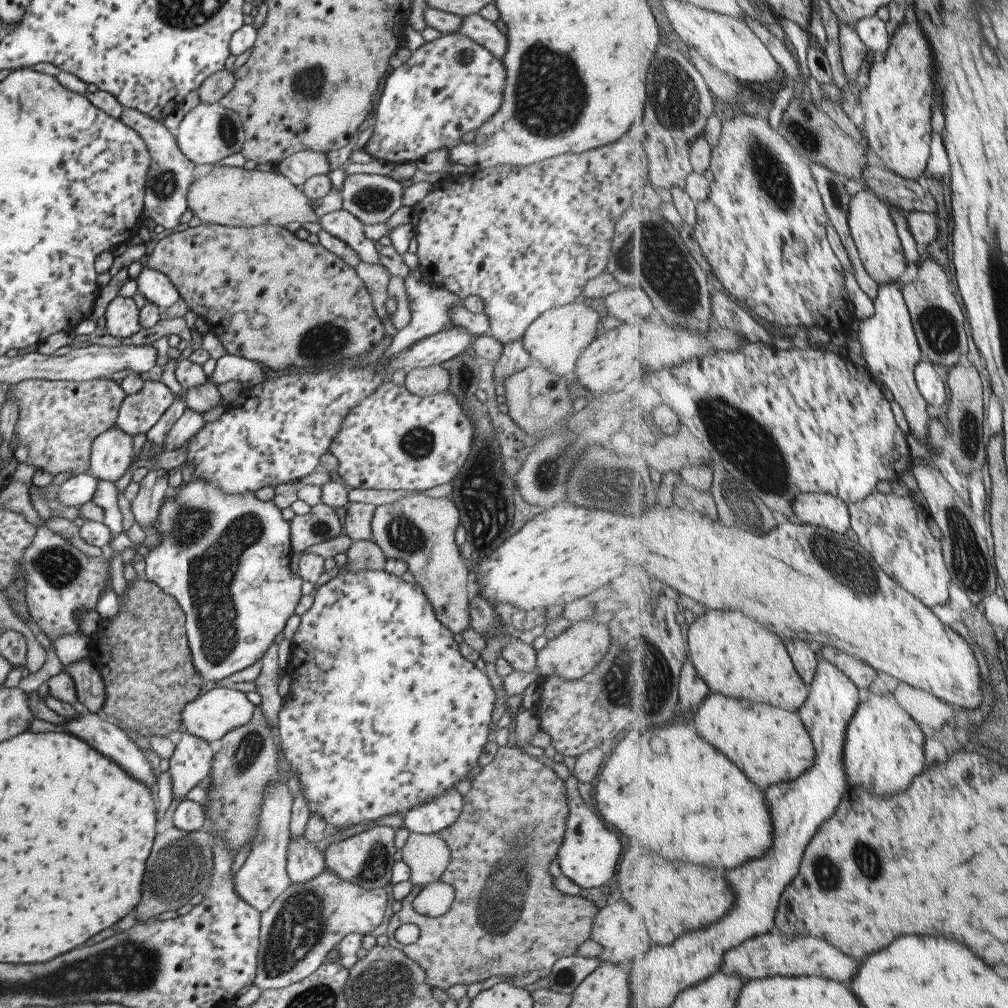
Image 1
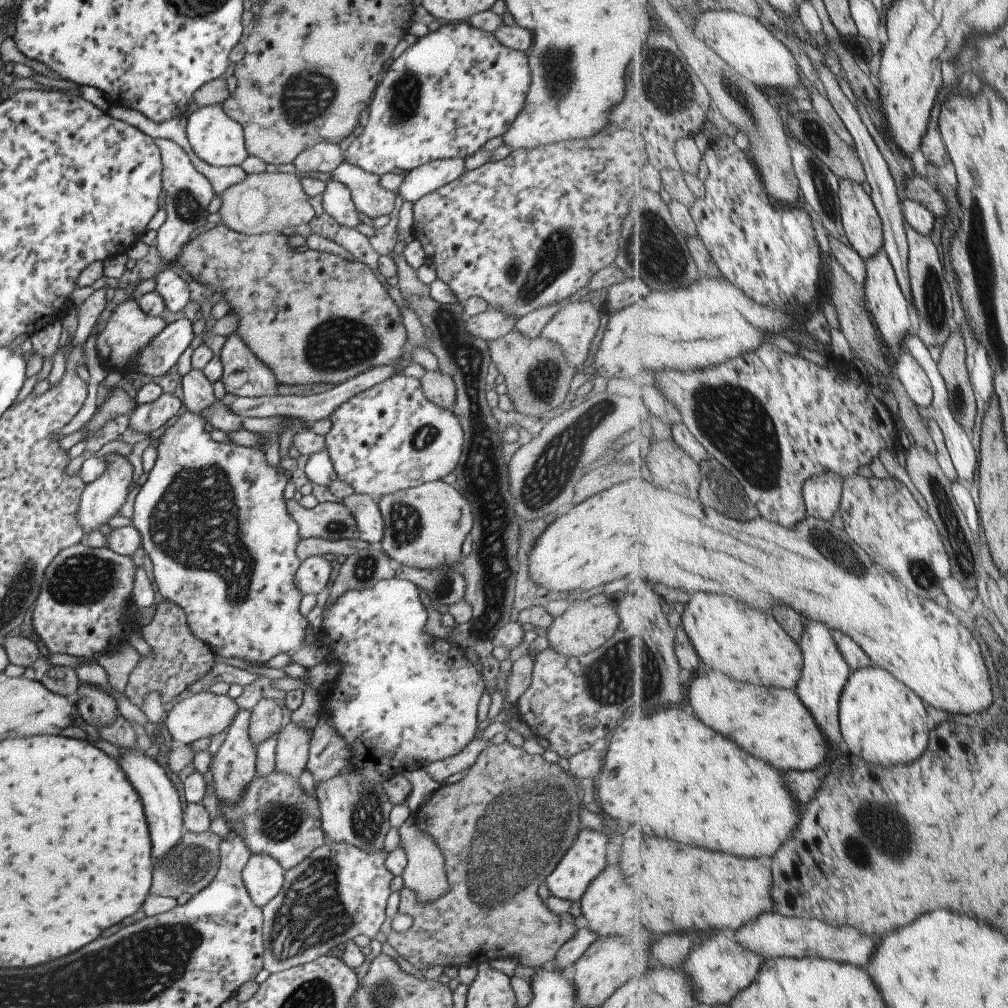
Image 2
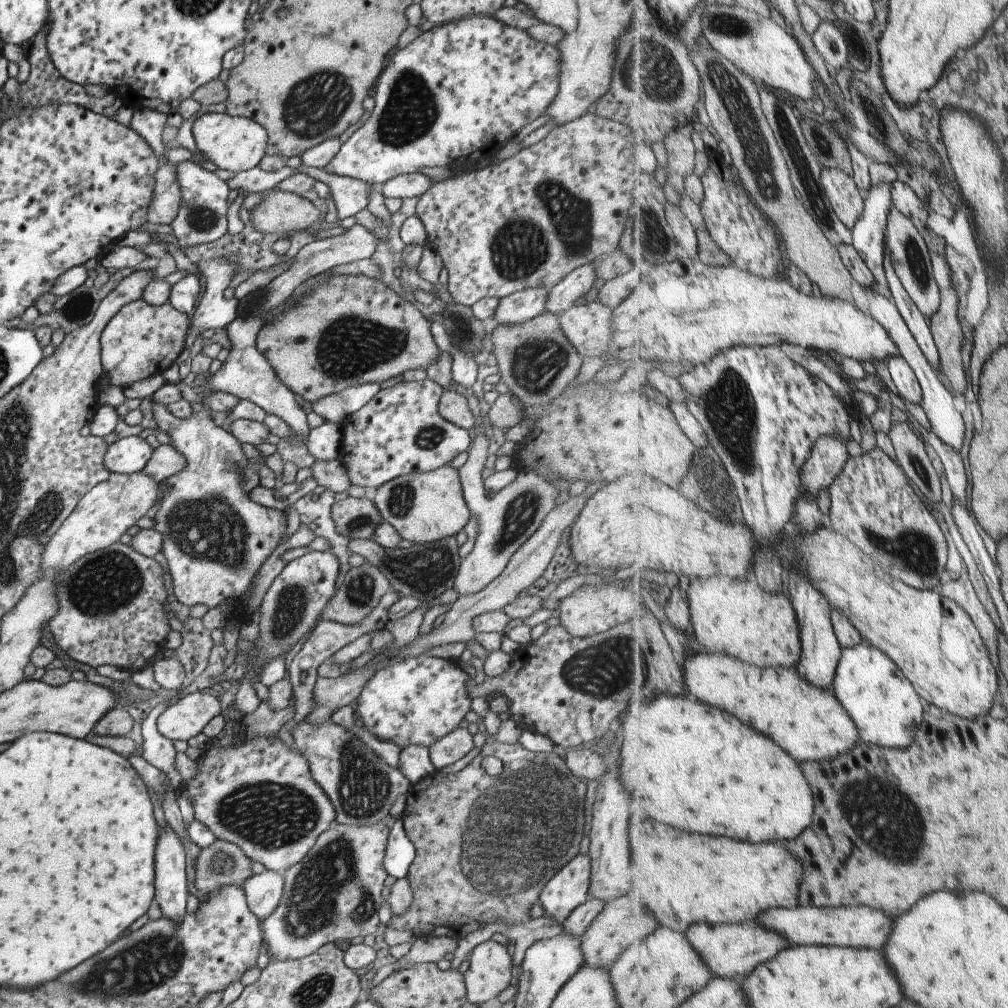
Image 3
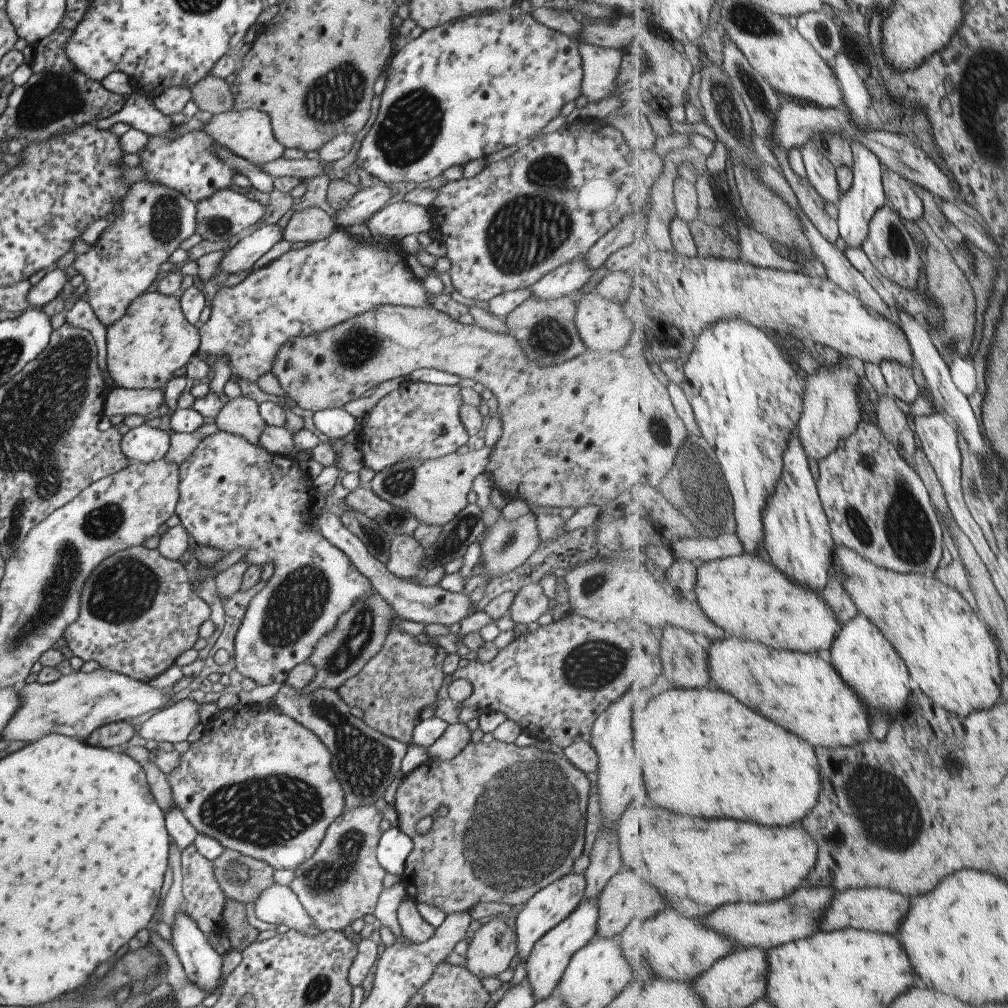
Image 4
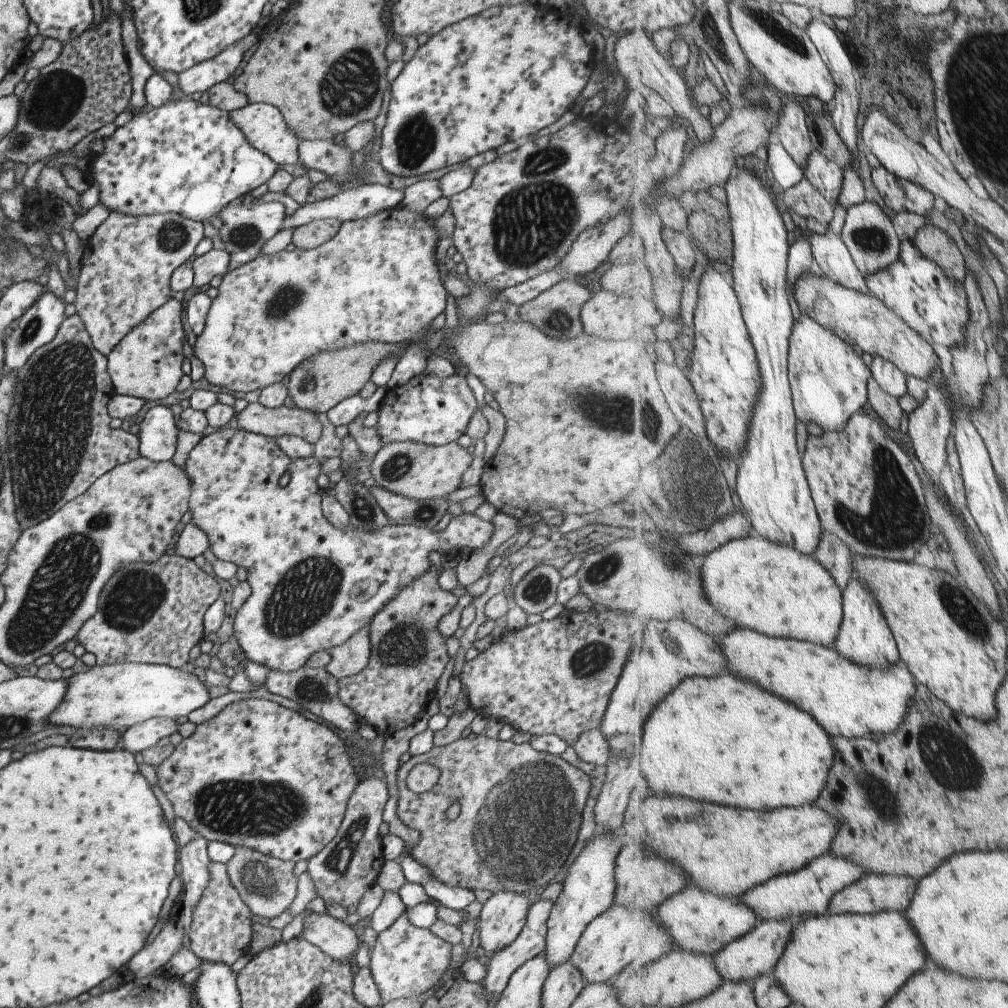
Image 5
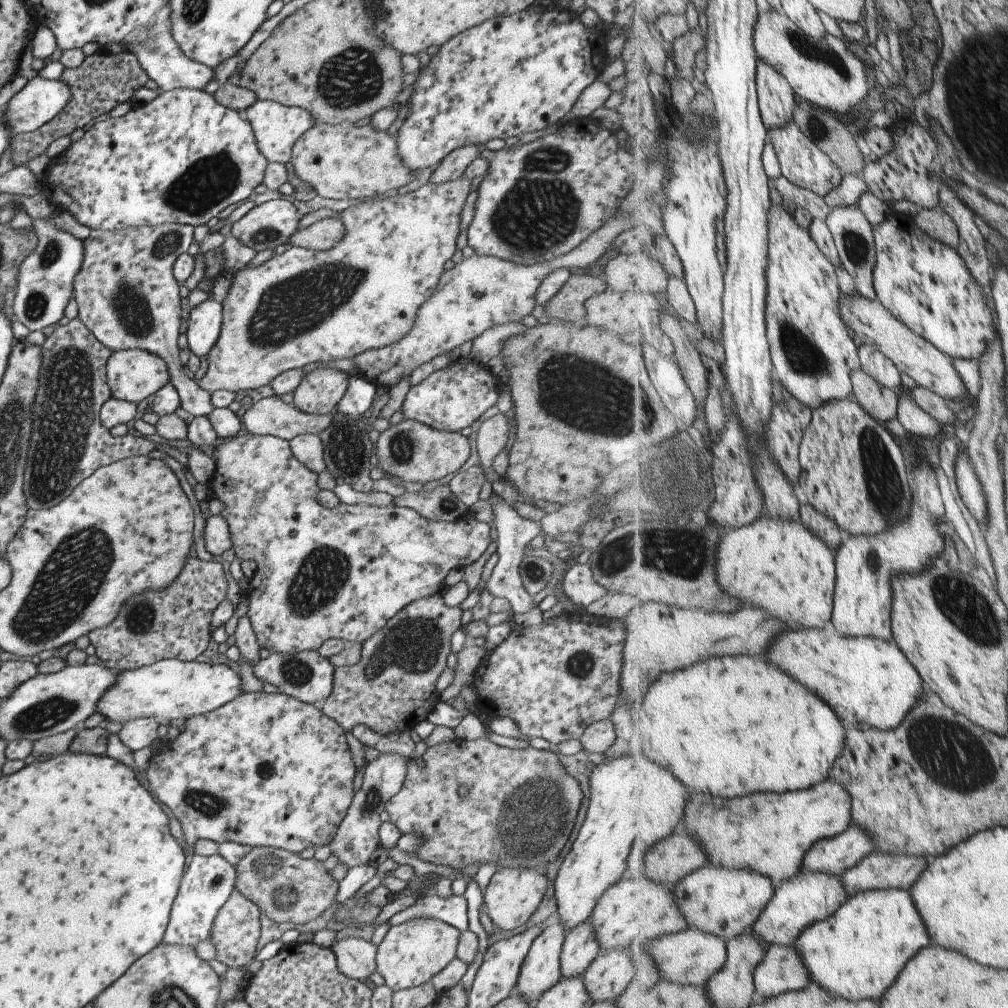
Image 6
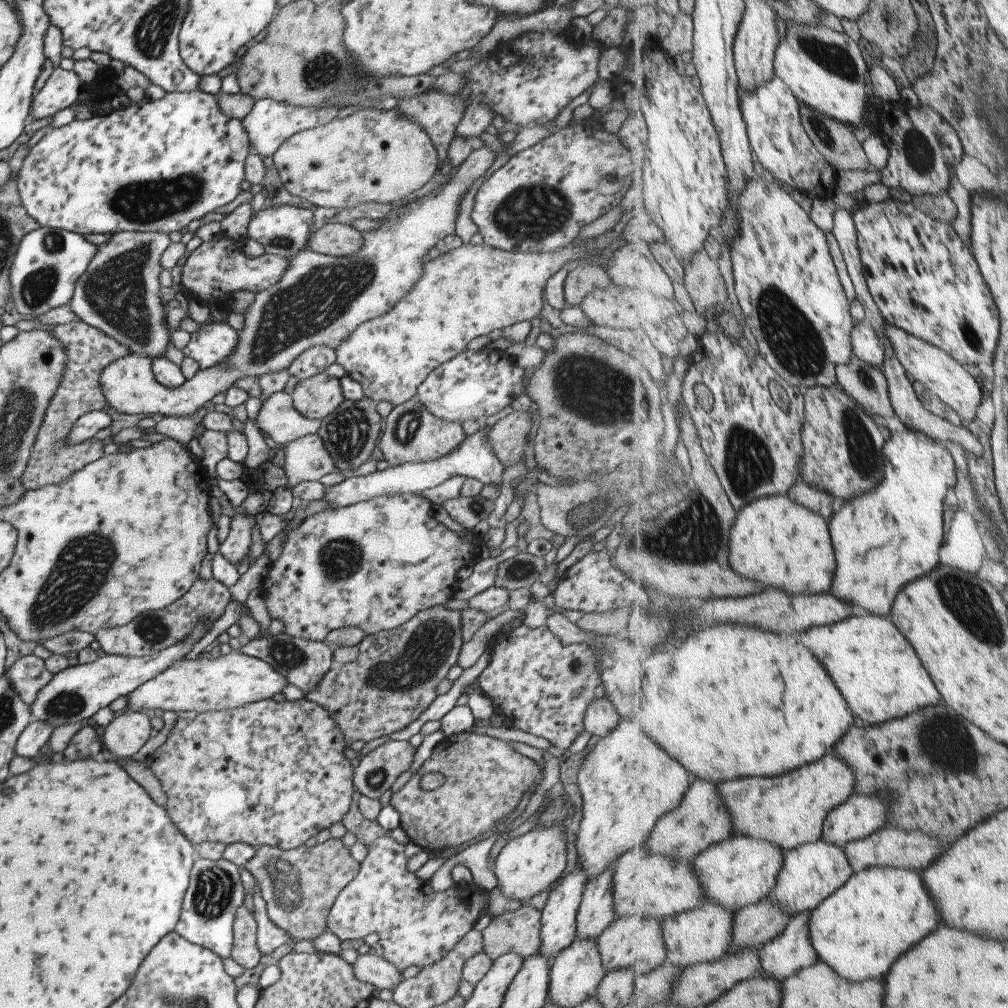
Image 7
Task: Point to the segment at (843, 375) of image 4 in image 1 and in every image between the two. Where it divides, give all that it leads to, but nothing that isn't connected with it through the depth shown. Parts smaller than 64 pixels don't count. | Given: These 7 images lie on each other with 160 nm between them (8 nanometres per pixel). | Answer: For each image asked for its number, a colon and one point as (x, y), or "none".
1: (826, 511)
2: (823, 494)
3: (829, 456)

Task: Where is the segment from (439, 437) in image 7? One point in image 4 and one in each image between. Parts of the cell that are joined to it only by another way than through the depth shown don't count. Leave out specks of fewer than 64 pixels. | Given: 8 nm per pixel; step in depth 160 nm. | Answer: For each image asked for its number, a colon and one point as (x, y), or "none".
4: (433, 491)
5: (420, 472)
6: (411, 452)

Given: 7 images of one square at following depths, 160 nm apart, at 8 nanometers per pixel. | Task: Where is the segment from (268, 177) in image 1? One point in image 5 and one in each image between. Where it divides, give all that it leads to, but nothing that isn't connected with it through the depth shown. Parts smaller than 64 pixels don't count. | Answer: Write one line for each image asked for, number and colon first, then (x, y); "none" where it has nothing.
2: (261, 202)
3: (279, 212)
4: (309, 224)
5: (307, 236)

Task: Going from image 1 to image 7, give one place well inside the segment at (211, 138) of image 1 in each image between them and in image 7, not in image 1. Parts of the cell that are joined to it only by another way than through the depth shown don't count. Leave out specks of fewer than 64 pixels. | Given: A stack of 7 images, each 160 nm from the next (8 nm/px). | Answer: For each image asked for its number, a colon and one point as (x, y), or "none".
2: (213, 137)
3: (233, 144)
4: (248, 134)
5: (262, 126)
6: (275, 127)
7: (269, 123)

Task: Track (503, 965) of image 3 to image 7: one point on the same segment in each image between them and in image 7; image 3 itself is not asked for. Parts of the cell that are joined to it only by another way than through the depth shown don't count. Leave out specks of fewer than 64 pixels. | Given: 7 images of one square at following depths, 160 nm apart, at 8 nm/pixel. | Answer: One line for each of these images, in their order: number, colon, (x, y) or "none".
4: (490, 949)
5: (501, 917)
6: (511, 896)
7: (530, 863)

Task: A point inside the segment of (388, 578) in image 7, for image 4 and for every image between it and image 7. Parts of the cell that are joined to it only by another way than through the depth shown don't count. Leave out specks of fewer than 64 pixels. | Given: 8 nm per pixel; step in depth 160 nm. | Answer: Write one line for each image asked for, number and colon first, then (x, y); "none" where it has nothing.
4: (231, 493)
5: (312, 585)
6: (340, 573)

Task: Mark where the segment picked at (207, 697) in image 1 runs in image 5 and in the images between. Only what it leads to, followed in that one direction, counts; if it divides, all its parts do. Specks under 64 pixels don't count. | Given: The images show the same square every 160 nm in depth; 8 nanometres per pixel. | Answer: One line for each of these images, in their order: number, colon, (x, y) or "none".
2: (203, 714)
3: (186, 717)
4: (173, 723)
5: (145, 734)

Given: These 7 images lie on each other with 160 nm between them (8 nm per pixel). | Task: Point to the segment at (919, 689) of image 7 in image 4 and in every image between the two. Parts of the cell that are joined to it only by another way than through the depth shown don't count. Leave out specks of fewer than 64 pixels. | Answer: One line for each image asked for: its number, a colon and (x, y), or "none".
4: (803, 692)
5: (852, 701)
6: (867, 680)

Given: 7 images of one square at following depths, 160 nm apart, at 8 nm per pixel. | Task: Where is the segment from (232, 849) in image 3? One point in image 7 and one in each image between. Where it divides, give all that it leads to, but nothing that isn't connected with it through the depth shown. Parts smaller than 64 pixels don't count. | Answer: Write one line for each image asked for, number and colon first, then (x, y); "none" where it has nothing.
4: (241, 878)
5: (266, 886)
6: (286, 888)
7: (298, 885)

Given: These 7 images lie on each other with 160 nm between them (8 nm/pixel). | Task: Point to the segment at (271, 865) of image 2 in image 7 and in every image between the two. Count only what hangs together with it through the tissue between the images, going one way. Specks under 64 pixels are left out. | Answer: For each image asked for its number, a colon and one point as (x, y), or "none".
3: (262, 891)
4: (276, 904)
5: (336, 939)
6: (355, 957)
7: (369, 968)

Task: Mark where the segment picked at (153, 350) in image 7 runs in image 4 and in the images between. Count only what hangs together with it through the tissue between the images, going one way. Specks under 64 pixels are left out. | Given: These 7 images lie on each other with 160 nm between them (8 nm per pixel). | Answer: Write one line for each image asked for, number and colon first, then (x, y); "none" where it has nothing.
4: (120, 265)
5: (125, 267)
6: (126, 295)

